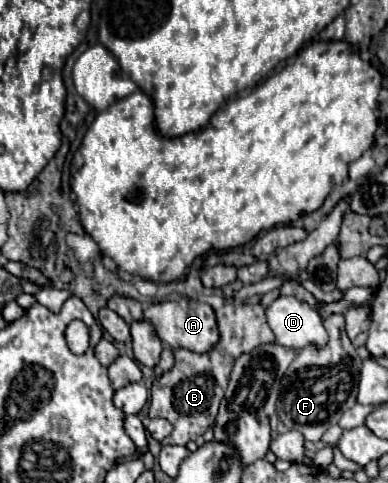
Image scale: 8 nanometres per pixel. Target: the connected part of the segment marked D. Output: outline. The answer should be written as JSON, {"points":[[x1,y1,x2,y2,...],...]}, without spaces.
{"points":[[279,296,267,306,267,322,275,334,277,344,301,350,309,344,323,348,329,340,321,316,295,296]]}

